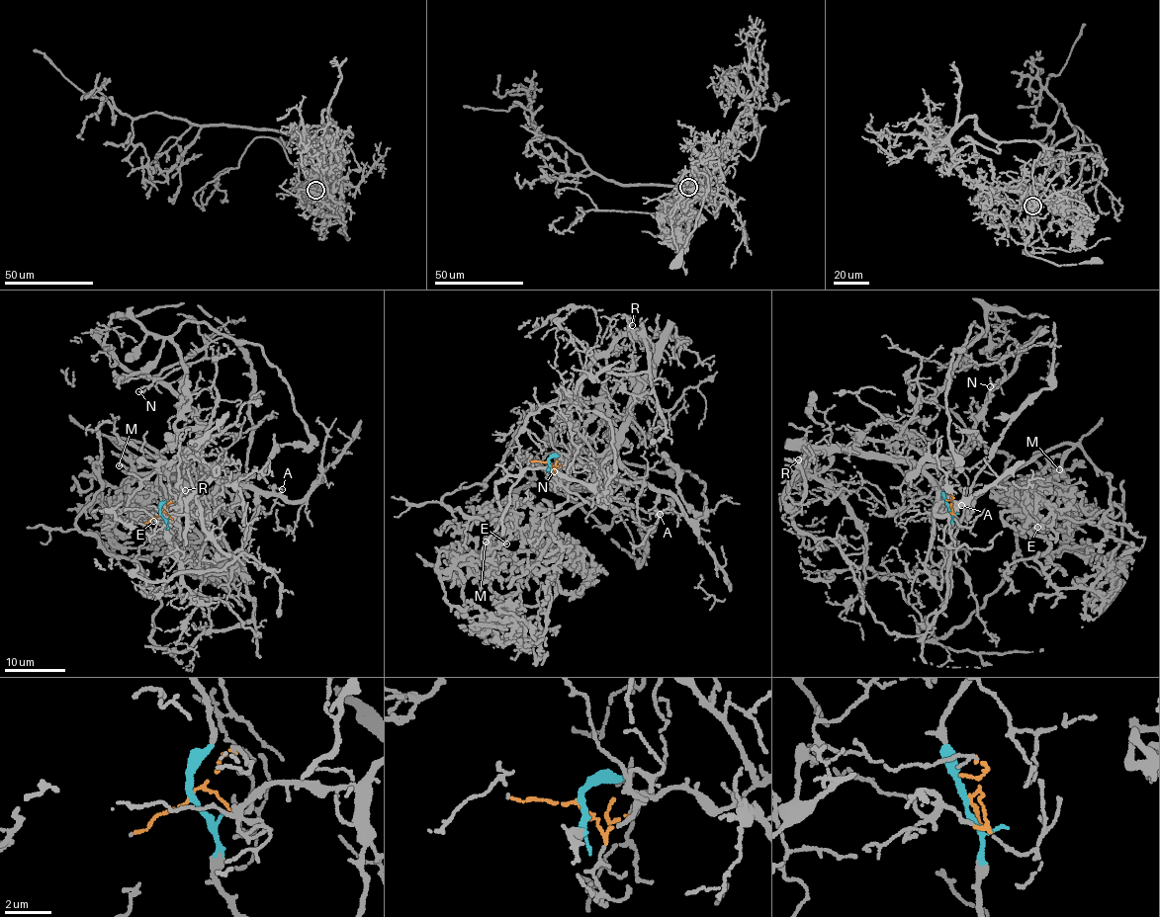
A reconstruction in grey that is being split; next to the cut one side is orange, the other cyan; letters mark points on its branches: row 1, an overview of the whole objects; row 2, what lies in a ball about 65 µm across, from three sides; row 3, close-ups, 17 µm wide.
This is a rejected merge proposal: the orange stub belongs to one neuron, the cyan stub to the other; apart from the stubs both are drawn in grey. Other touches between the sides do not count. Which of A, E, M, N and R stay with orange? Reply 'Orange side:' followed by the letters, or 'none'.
Orange side: A, N, R

